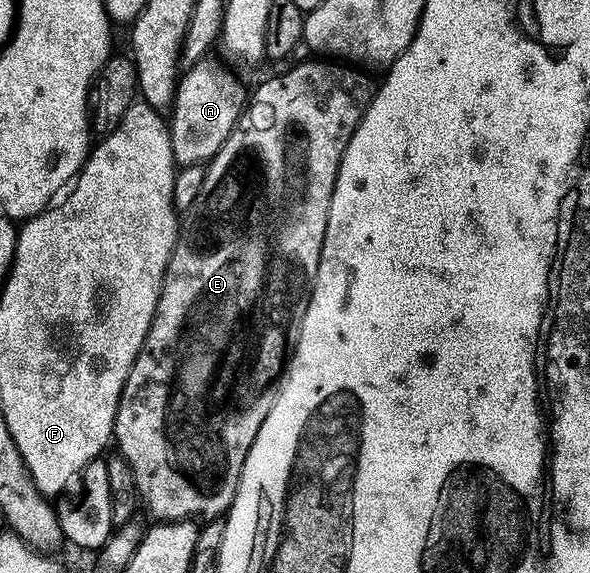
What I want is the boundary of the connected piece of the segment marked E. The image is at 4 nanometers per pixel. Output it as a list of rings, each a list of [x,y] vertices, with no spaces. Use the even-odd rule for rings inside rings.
[[[308,60],[290,65],[289,68],[290,70],[258,84],[257,91],[251,94],[251,101],[237,117],[236,128],[204,167],[203,188],[180,223],[177,243],[165,269],[165,279],[161,285],[161,295],[157,301],[155,316],[151,320],[151,328],[139,348],[139,356],[135,356],[135,364],[131,364],[131,372],[119,396],[112,441],[115,446],[117,442],[116,453],[131,468],[140,505],[158,523],[217,520],[233,505],[233,495],[237,482],[241,479],[241,466],[245,463],[254,435],[252,429],[237,430],[245,422],[245,414],[241,409],[244,406],[252,407],[256,403],[259,388],[265,386],[265,378],[260,378],[259,375],[261,370],[269,370],[269,366],[259,365],[260,362],[265,362],[259,348],[261,318],[277,318],[277,330],[289,330],[289,326],[297,322],[297,314],[305,314],[309,303],[309,299],[305,297],[305,274],[309,274],[309,278],[313,280],[317,275],[339,164],[355,128],[361,123],[361,115],[367,112],[375,93],[375,82],[367,75],[360,74],[365,72],[349,64],[338,64],[333,60]]]

